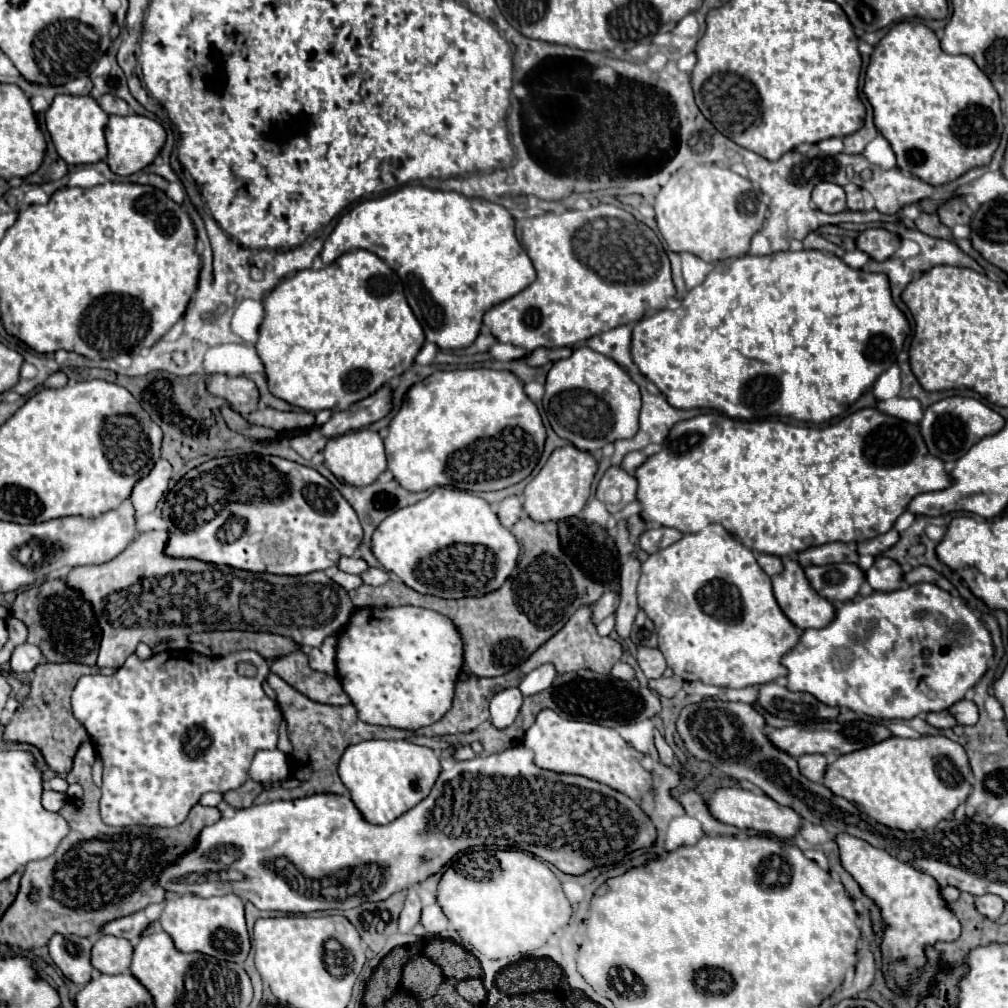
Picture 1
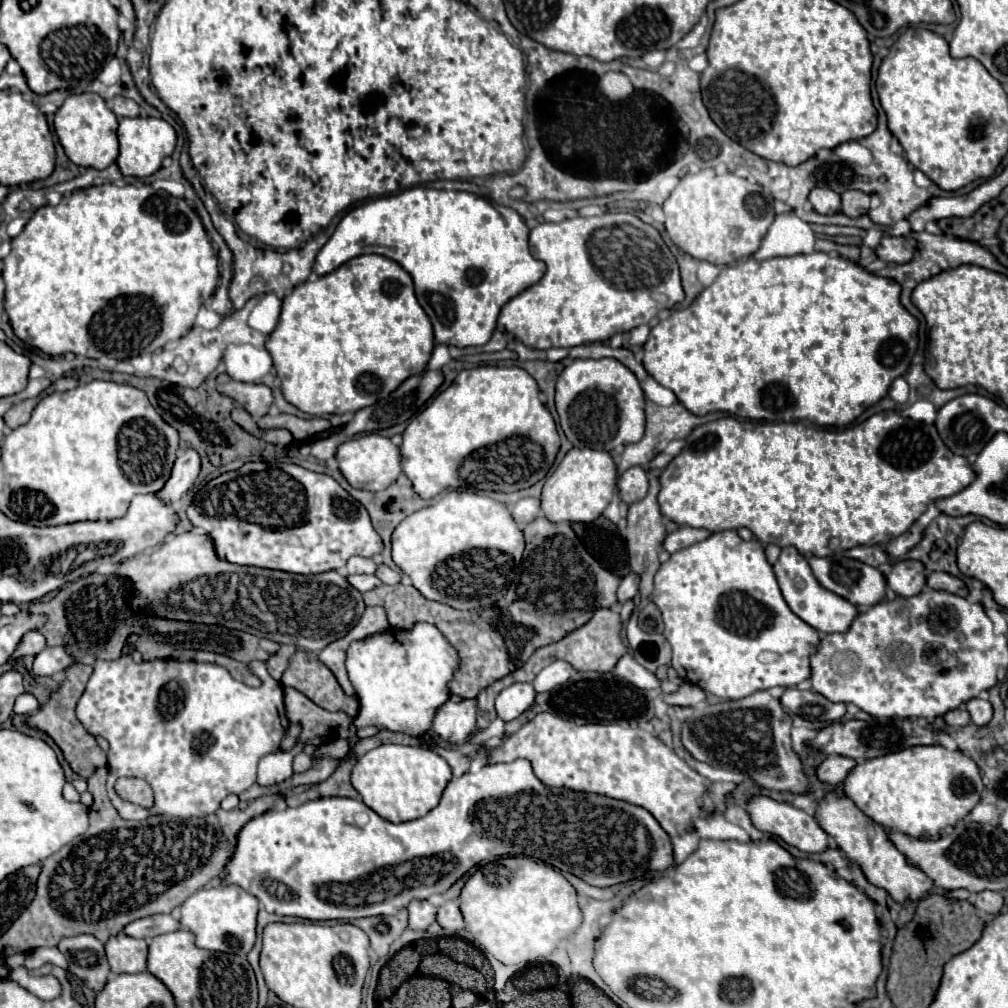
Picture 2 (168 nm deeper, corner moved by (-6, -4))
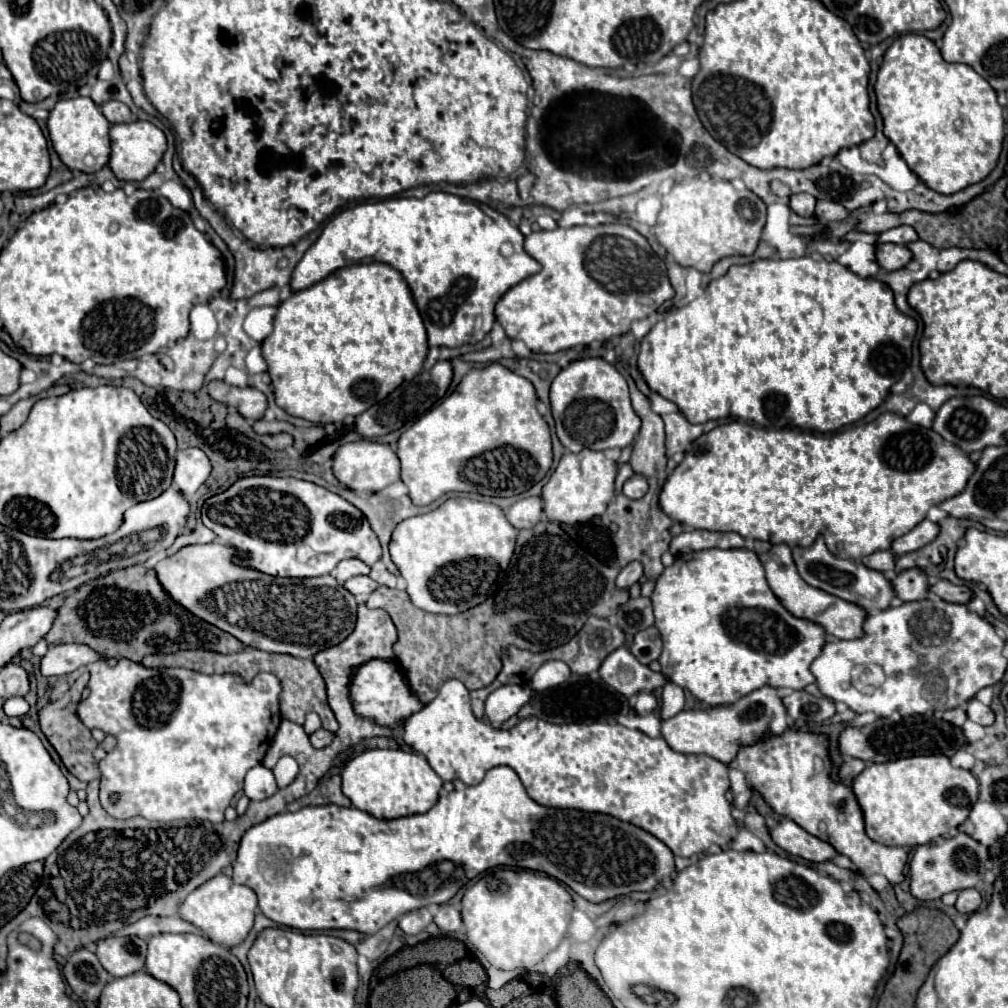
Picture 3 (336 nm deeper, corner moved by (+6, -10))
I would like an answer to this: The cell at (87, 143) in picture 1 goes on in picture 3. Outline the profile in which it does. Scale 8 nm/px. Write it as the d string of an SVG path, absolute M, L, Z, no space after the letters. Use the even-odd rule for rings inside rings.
M84 96L60 100L48 116L48 138L60 160L70 170L80 170L90 174L90 172L98 172L108 164L110 158L108 130L110 130L110 122L104 118L98 104L94 104L90 98Z

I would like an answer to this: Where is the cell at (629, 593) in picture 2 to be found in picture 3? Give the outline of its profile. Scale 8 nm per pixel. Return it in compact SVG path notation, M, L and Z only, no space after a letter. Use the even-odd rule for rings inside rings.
M630 562L630 564L618 574L618 578L616 578L616 586L622 588L622 590L626 590L626 588L630 588L632 584L636 584L640 578L642 578L640 562Z

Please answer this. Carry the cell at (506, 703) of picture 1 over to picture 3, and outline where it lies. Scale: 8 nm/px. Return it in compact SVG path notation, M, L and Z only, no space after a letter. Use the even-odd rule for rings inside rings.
M500 686L486 698L486 716L494 726L512 718L532 696L530 686Z

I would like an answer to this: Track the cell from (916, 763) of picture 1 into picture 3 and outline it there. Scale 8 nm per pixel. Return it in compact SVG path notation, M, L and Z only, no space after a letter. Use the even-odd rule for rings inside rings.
M942 754L910 756L884 764L868 764L854 780L852 792L862 808L866 834L888 846L918 846L958 828L978 800L972 772L956 768Z

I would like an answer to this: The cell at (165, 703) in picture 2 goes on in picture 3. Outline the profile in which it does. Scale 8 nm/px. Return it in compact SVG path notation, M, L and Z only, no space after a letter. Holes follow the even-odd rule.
M104 660L92 662L88 664L90 670L90 680L86 684L86 688L90 690L88 698L82 700L78 704L78 716L82 720L82 724L86 724L86 728L100 728L106 734L116 736L118 746L106 754L104 760L100 760L100 804L102 808L112 816L112 818L132 818L132 816L144 816L148 820L160 820L160 822L172 822L172 820L180 820L180 818L202 818L208 820L212 824L218 824L224 820L224 808L230 804L230 800L234 798L234 794L238 790L242 790L242 780L244 774L260 764L260 738L262 738L262 758L280 726L280 710L278 710L278 694L280 694L280 682L276 676L260 672L254 676L252 684L244 684L238 676L234 674L200 674L194 670L186 670L186 668L146 668L142 664L136 664L132 660L118 660L118 664L114 668L110 668ZM118 792L120 794L120 802L118 804L110 804L110 794Z

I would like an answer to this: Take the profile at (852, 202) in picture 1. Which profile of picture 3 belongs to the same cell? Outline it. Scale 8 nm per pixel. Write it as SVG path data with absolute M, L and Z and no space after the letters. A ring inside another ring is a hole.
M818 200L816 204L816 218L822 224L832 224L832 222L842 222L844 218L848 218L850 212L838 204L838 202L826 202L826 200Z

